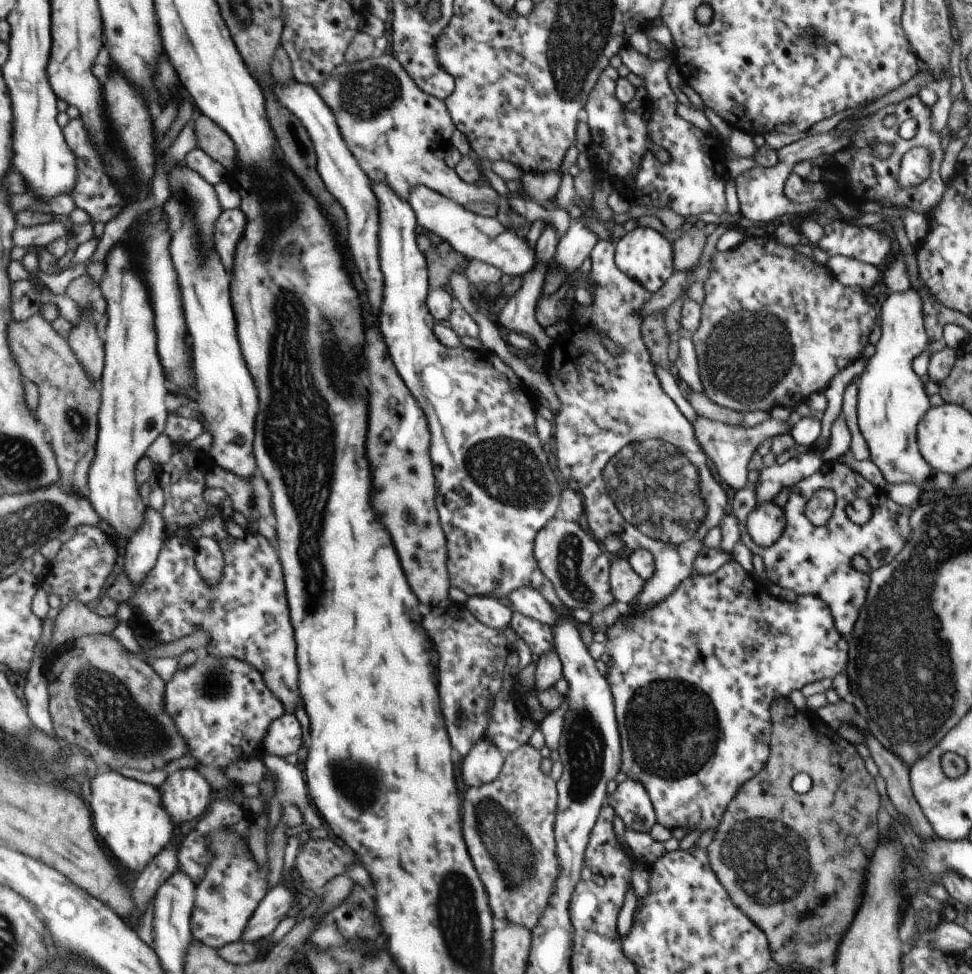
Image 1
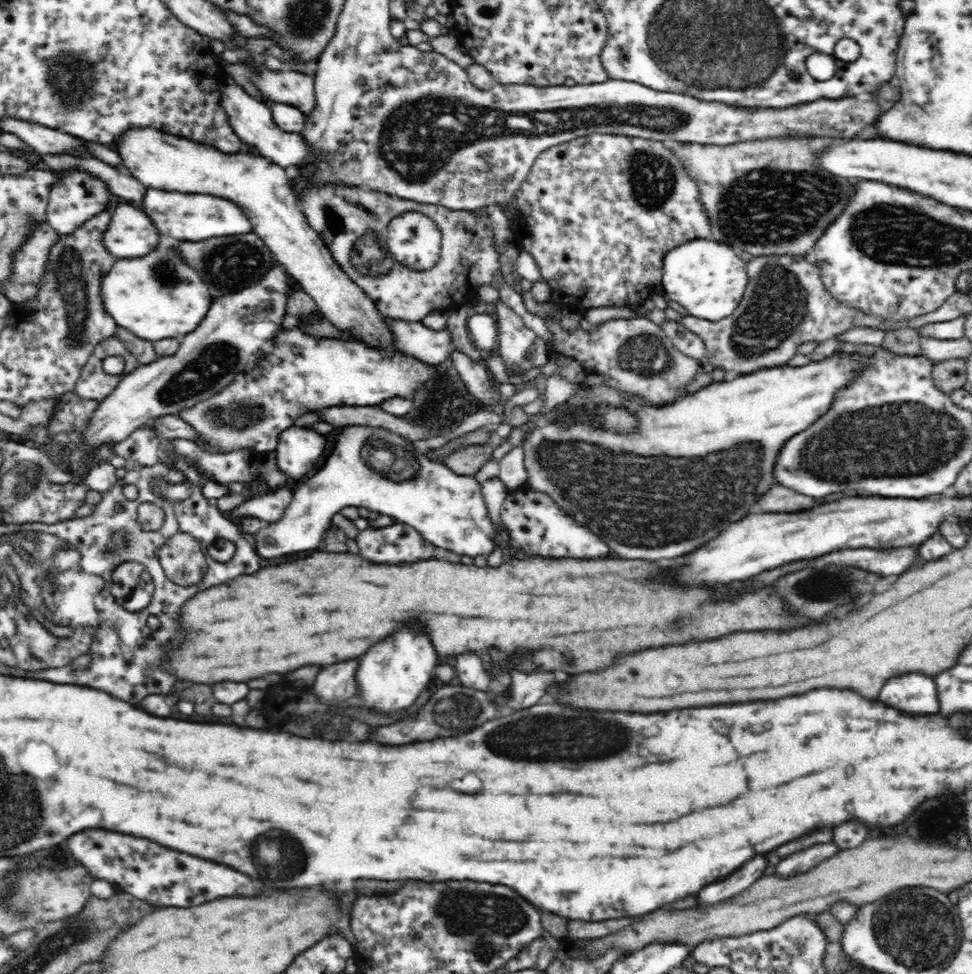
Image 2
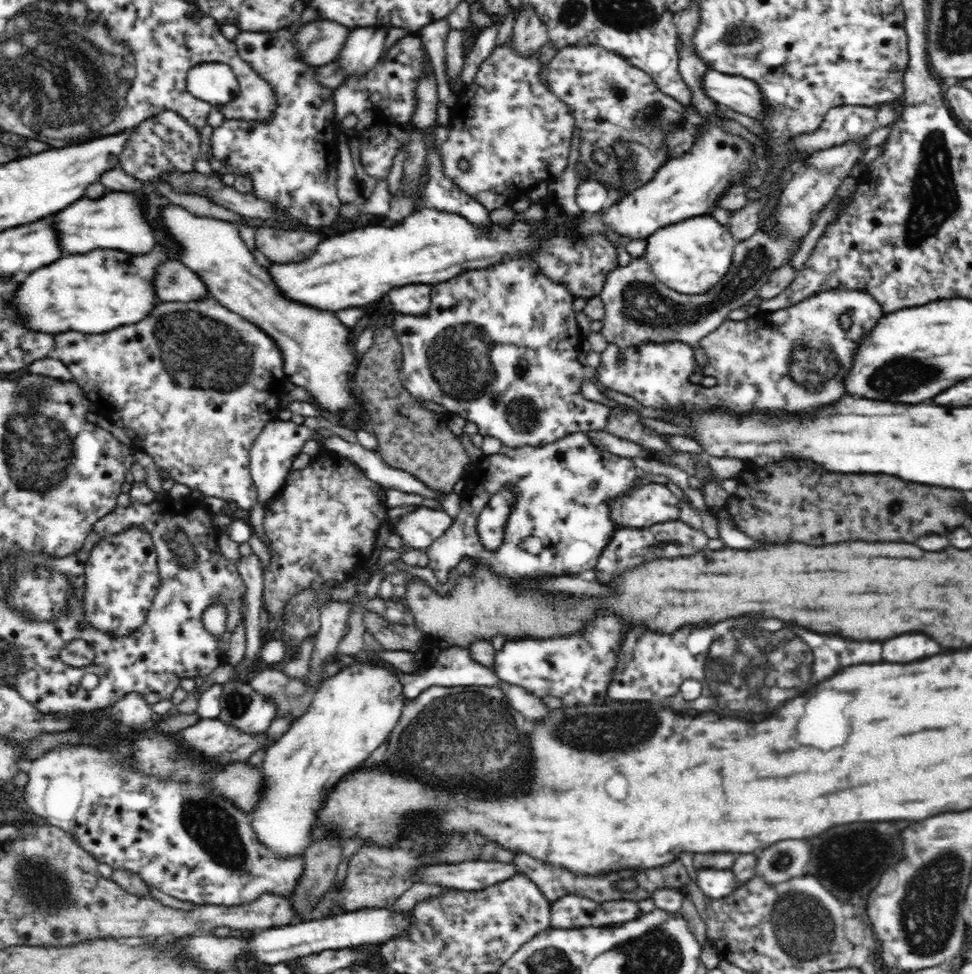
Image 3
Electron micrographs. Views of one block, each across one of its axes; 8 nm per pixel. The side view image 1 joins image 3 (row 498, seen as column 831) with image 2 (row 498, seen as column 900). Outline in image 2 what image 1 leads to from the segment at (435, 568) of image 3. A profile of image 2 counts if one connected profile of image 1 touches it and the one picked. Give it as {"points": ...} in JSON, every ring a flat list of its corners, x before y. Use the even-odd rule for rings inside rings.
{"points":[[520,488,518,492,510,492,504,500,502,508,502,522,504,534,510,540,510,548,522,548,524,552,542,554,542,556,578,556,578,558,598,558,608,556,608,546,592,534,588,528,580,528,574,524,570,516,566,516,550,498,550,494,542,490,526,490]]}

